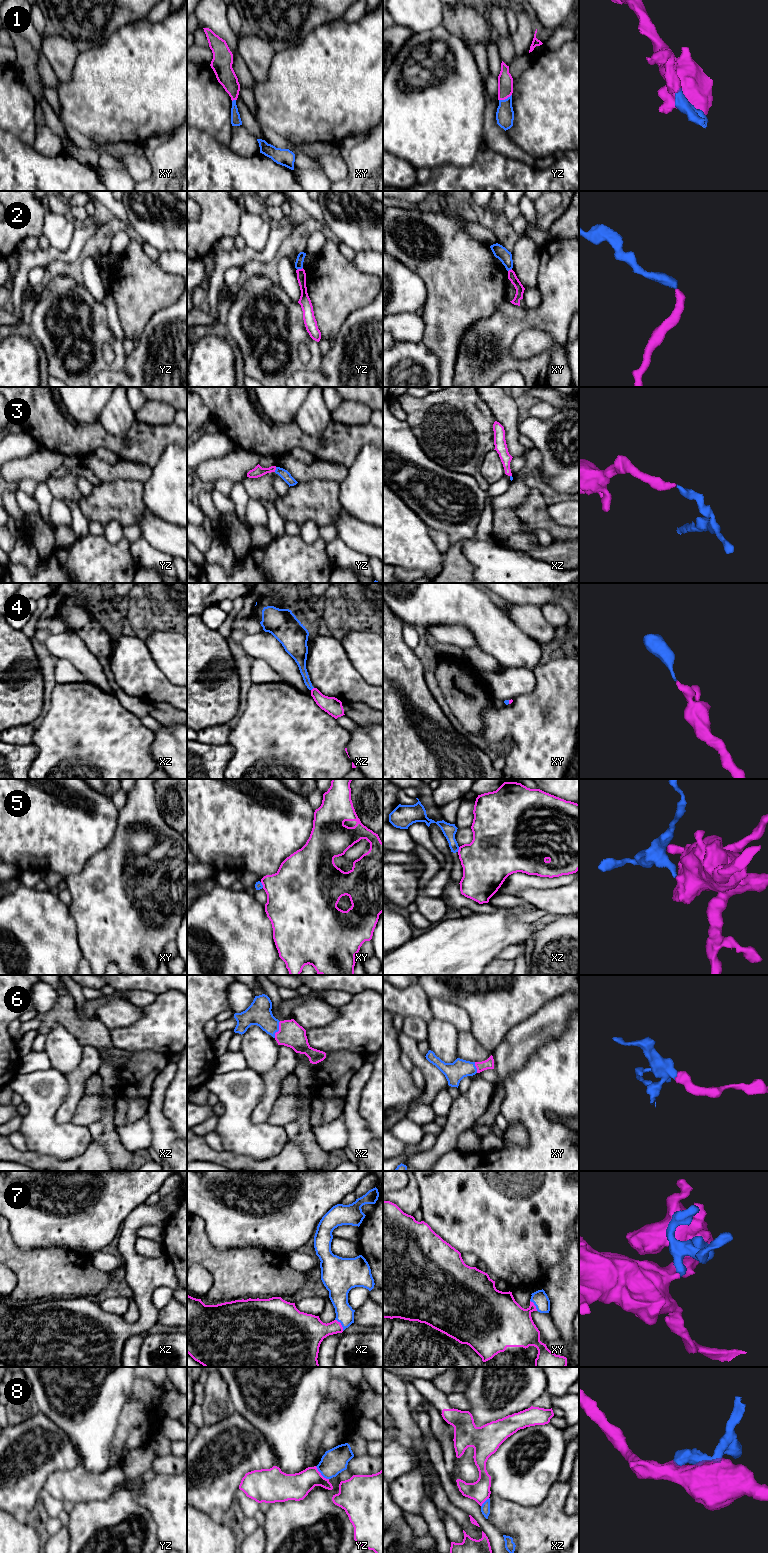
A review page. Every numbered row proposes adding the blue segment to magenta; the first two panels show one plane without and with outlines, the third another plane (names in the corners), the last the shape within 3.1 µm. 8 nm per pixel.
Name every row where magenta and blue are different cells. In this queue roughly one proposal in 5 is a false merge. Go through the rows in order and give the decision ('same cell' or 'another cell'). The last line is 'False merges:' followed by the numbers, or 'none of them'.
1: same cell
2: another cell
3: same cell
4: same cell
5: another cell
6: same cell
7: same cell
8: another cell
False merges: 2, 5, 8

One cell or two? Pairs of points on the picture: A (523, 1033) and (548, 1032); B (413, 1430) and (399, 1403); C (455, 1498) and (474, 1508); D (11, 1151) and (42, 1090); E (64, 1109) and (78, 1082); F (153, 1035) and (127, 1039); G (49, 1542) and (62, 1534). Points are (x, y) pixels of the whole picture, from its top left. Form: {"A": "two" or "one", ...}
{"A": "one", "B": "one", "C": "one", "D": "two", "E": "one", "F": "one", "G": "one"}

